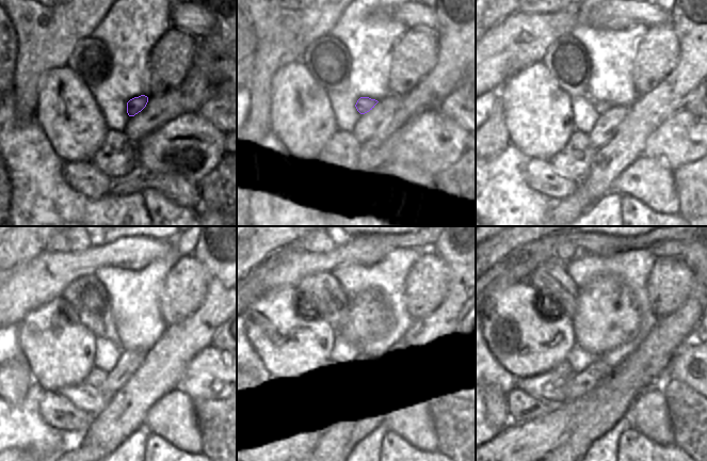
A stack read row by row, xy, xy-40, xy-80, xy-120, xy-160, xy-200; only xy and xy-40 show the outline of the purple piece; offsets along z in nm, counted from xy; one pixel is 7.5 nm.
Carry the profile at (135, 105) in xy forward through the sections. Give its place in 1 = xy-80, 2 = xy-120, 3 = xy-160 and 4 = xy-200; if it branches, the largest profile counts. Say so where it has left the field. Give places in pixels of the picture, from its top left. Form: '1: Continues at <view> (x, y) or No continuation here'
1: Continues at xy-80 (601, 107)
2: Continues at xy-120 (86, 297)
3: Continues at xy-160 (323, 295)
4: Continues at xy-200 (556, 287).

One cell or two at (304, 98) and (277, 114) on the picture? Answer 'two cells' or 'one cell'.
one cell

